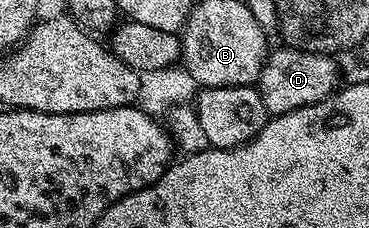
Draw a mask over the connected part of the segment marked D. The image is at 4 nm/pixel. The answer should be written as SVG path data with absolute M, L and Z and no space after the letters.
M290 48L272 49L259 73L257 89L268 115L288 114L297 108L317 104L334 94L339 82L339 66L334 57L310 54Z

